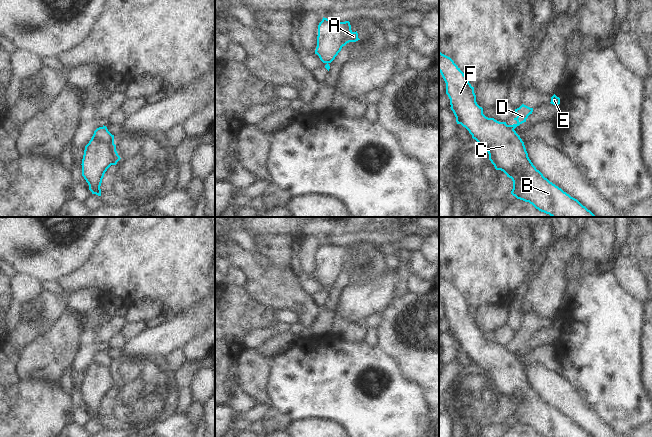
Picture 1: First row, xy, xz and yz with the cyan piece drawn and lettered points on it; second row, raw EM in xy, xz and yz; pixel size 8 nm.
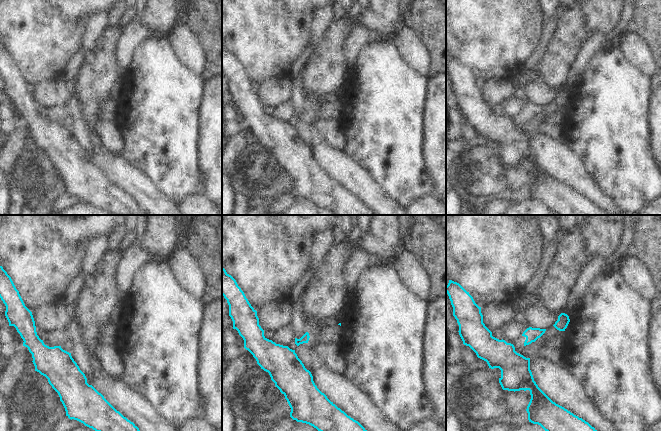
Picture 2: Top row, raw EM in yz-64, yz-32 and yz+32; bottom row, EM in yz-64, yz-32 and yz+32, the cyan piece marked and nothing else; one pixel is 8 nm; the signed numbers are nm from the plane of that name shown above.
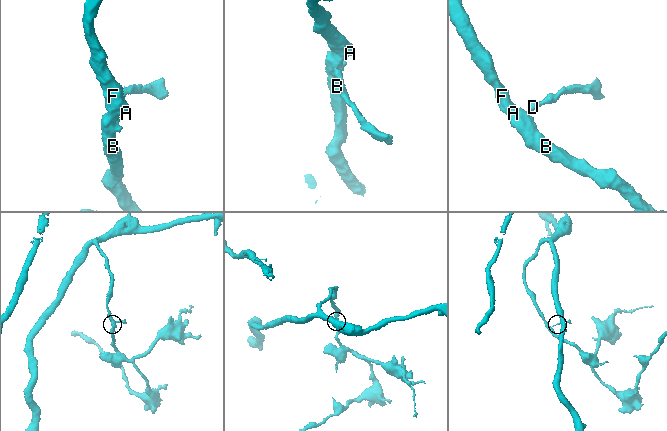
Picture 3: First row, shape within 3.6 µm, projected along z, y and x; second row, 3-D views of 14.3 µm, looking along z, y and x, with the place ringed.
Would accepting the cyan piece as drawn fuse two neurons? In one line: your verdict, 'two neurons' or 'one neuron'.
two neurons

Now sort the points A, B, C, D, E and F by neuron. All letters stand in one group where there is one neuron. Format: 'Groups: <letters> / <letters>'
Groups: A B C F / D E.

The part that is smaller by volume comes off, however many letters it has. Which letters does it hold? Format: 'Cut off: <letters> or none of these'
Cut off: D, E.

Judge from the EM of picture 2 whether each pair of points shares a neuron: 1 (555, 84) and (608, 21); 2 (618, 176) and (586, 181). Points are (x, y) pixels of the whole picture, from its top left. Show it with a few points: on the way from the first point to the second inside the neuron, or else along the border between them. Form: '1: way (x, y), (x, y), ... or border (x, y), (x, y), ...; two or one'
1: way (555, 64), (561, 51), (588, 24); one
2: border (582, 160), (586, 170), (611, 197); two

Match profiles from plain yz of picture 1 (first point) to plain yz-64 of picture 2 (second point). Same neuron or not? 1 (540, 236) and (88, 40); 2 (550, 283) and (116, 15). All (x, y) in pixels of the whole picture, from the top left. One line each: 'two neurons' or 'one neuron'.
1: one neuron
2: two neurons

